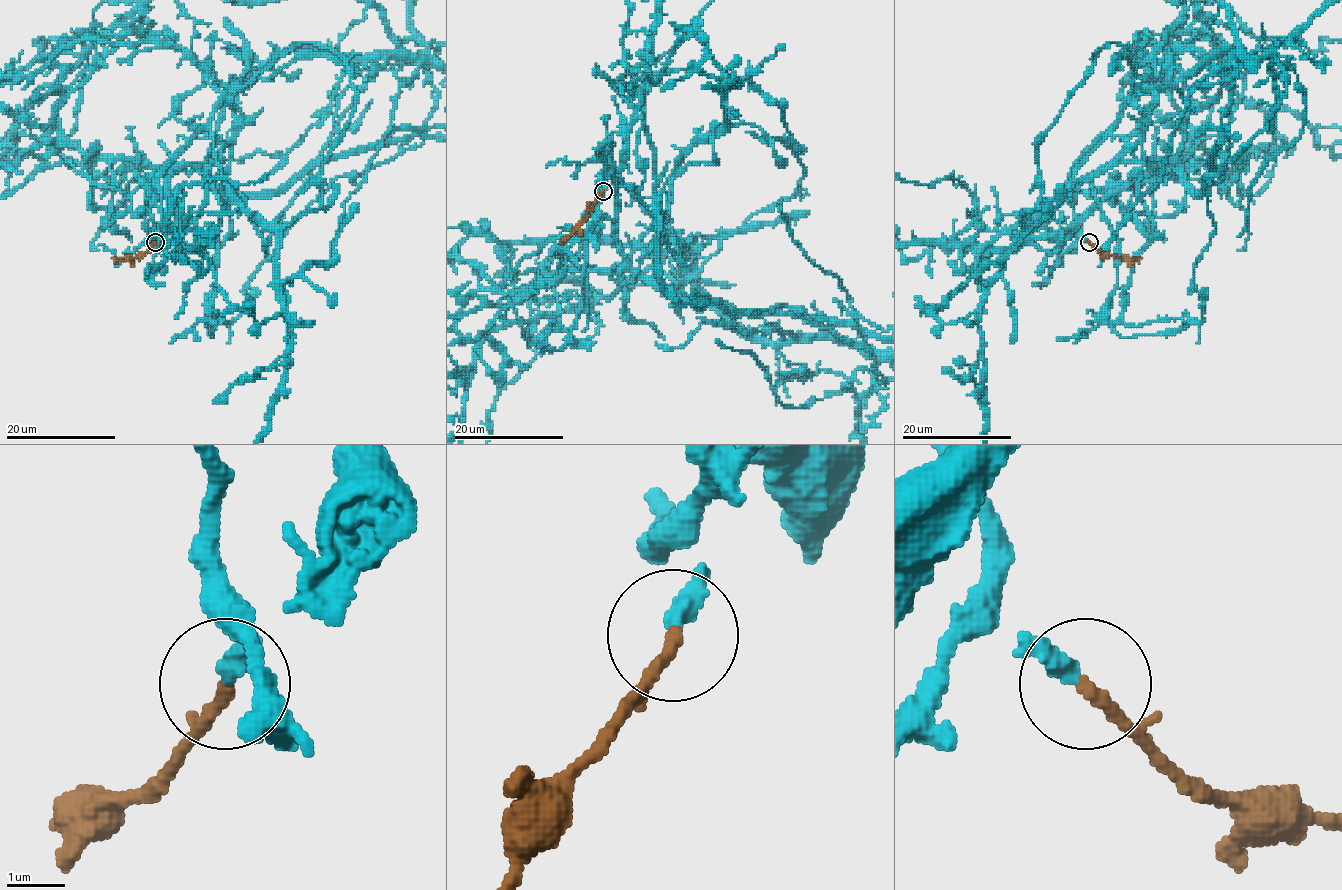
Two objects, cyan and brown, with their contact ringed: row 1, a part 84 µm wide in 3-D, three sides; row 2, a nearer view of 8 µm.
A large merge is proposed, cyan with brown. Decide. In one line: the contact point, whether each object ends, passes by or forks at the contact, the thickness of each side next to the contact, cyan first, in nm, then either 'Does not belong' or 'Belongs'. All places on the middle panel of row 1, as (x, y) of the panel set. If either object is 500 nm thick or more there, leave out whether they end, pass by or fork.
Place: (603, 191). At the ring cyan ends. At the ring brown ends. Thickness 340 nm (cyan) against 240 nm. Belongs

